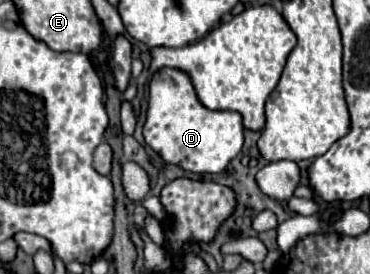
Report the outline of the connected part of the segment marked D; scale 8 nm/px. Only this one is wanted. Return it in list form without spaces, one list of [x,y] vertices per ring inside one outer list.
[[[162,67],[152,75],[148,85],[150,99],[144,123],[144,141],[166,163],[178,165],[184,171],[206,175],[220,173],[240,153],[244,143],[242,117],[236,111],[212,111],[204,107],[192,87],[188,73],[172,67]]]

